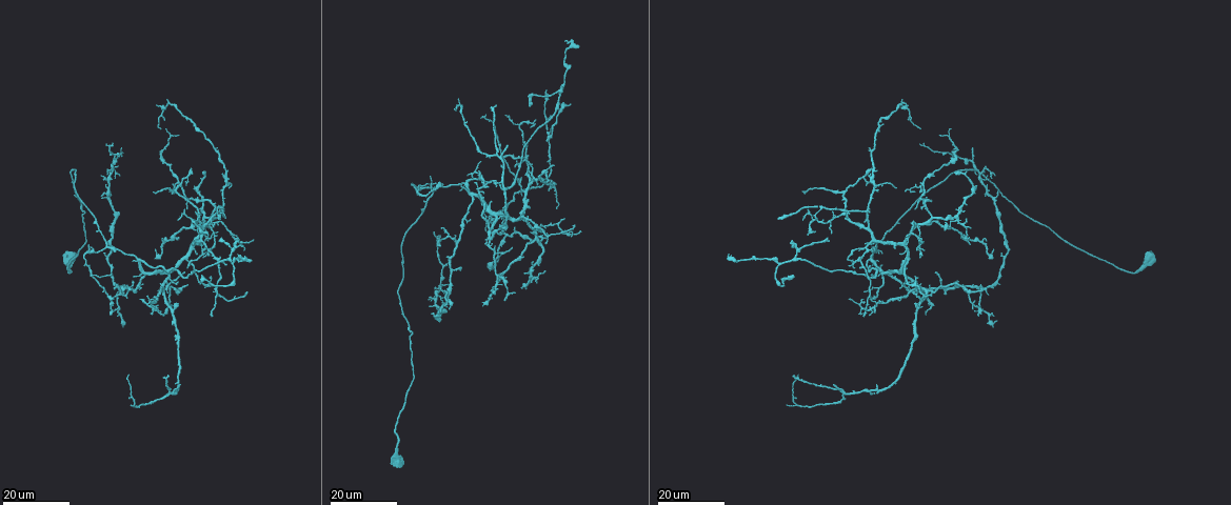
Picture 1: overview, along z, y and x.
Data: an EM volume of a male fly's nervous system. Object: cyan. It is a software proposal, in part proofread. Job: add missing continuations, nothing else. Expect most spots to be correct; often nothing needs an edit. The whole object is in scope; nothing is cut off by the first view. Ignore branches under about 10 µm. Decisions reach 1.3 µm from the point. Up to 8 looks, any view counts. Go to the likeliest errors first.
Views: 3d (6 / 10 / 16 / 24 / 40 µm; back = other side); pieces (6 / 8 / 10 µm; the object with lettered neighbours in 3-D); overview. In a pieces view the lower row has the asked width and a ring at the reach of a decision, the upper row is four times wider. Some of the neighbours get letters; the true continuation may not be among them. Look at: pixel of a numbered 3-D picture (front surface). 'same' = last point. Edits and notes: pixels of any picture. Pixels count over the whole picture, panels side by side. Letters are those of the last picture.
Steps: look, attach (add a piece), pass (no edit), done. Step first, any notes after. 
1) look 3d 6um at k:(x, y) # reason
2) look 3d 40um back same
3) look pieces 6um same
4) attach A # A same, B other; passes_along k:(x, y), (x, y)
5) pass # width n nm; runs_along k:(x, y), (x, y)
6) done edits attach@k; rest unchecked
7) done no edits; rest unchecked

look 3d 16um at 1:(913, 293) # an open end

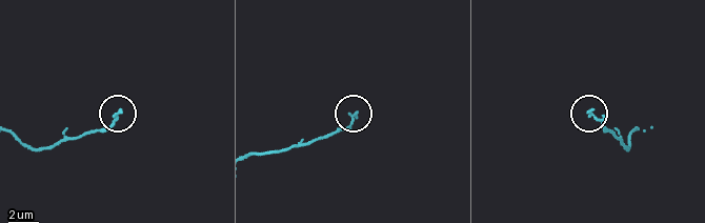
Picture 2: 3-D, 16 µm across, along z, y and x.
look pieces 8um at 2:(587, 112)

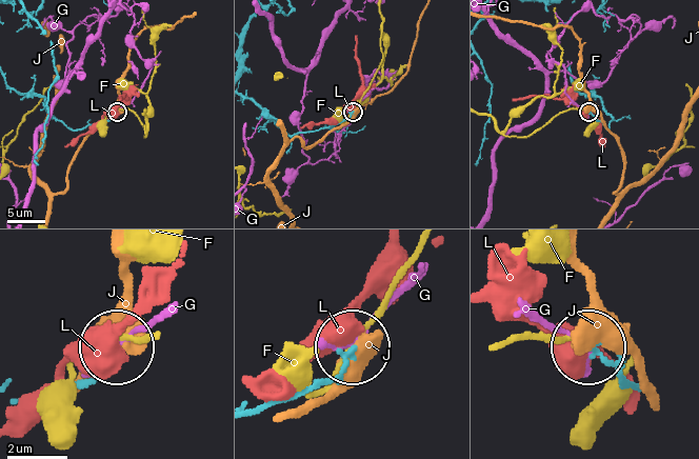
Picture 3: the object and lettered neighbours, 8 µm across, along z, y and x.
pass # F other, G other, J other, L other; runs_along 3:(635, 386), (587, 346); no lettered piece goes on from it

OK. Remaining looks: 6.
look 3d 24um at 1:(530, 103) # end of a long branch

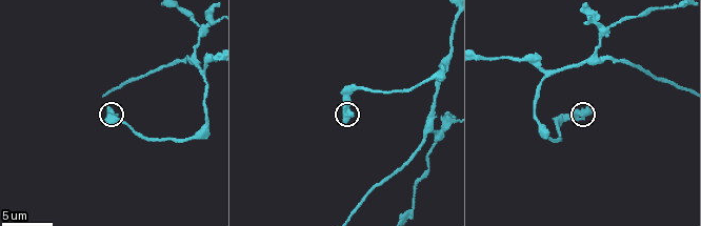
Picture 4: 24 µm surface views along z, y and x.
look pieces 6um at 4:(346, 120)

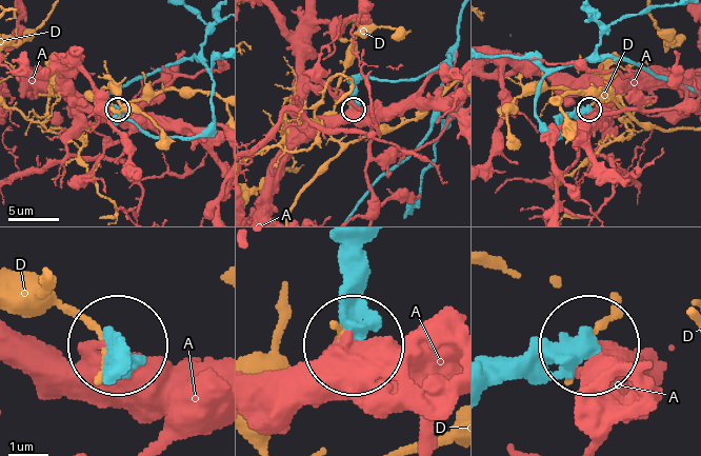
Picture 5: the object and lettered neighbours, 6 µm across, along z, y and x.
pass # width 460 nm; A other, D other; runs_along 5:(498, 369), (584, 349); none of them fits

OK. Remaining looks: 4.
look 3d 16um at 1:(508, 147) # an open end

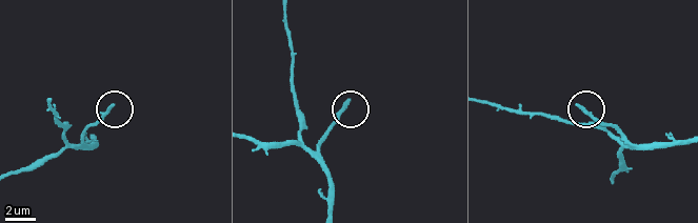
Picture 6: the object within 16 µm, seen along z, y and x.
look 3d 6um at 6:(350, 98) # zoom in

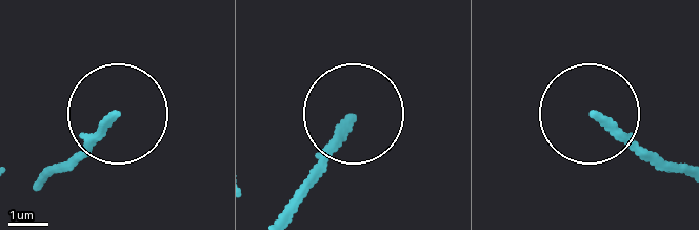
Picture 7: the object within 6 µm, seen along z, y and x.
look pieces 8um at 7:(348, 122) # see the neighbours

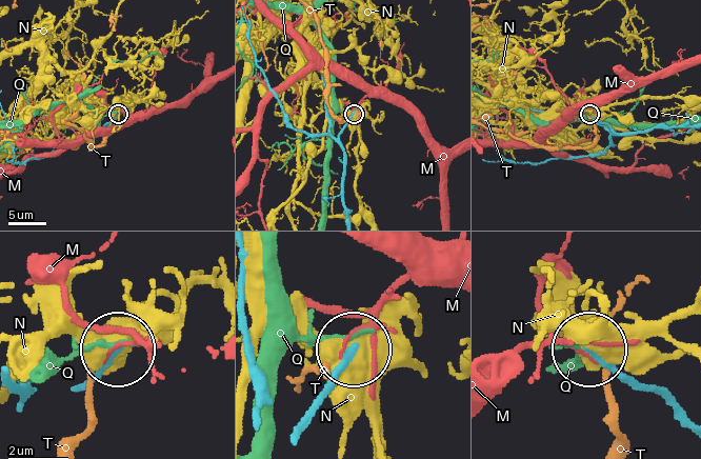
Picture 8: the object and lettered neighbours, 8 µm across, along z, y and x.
pass # width 180 nm; M other, N other, Q other, T other; runs_along 8:(295, 432), (351, 352); no lettered piece goes on from it

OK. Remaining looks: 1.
done no edits; rest unchecked

